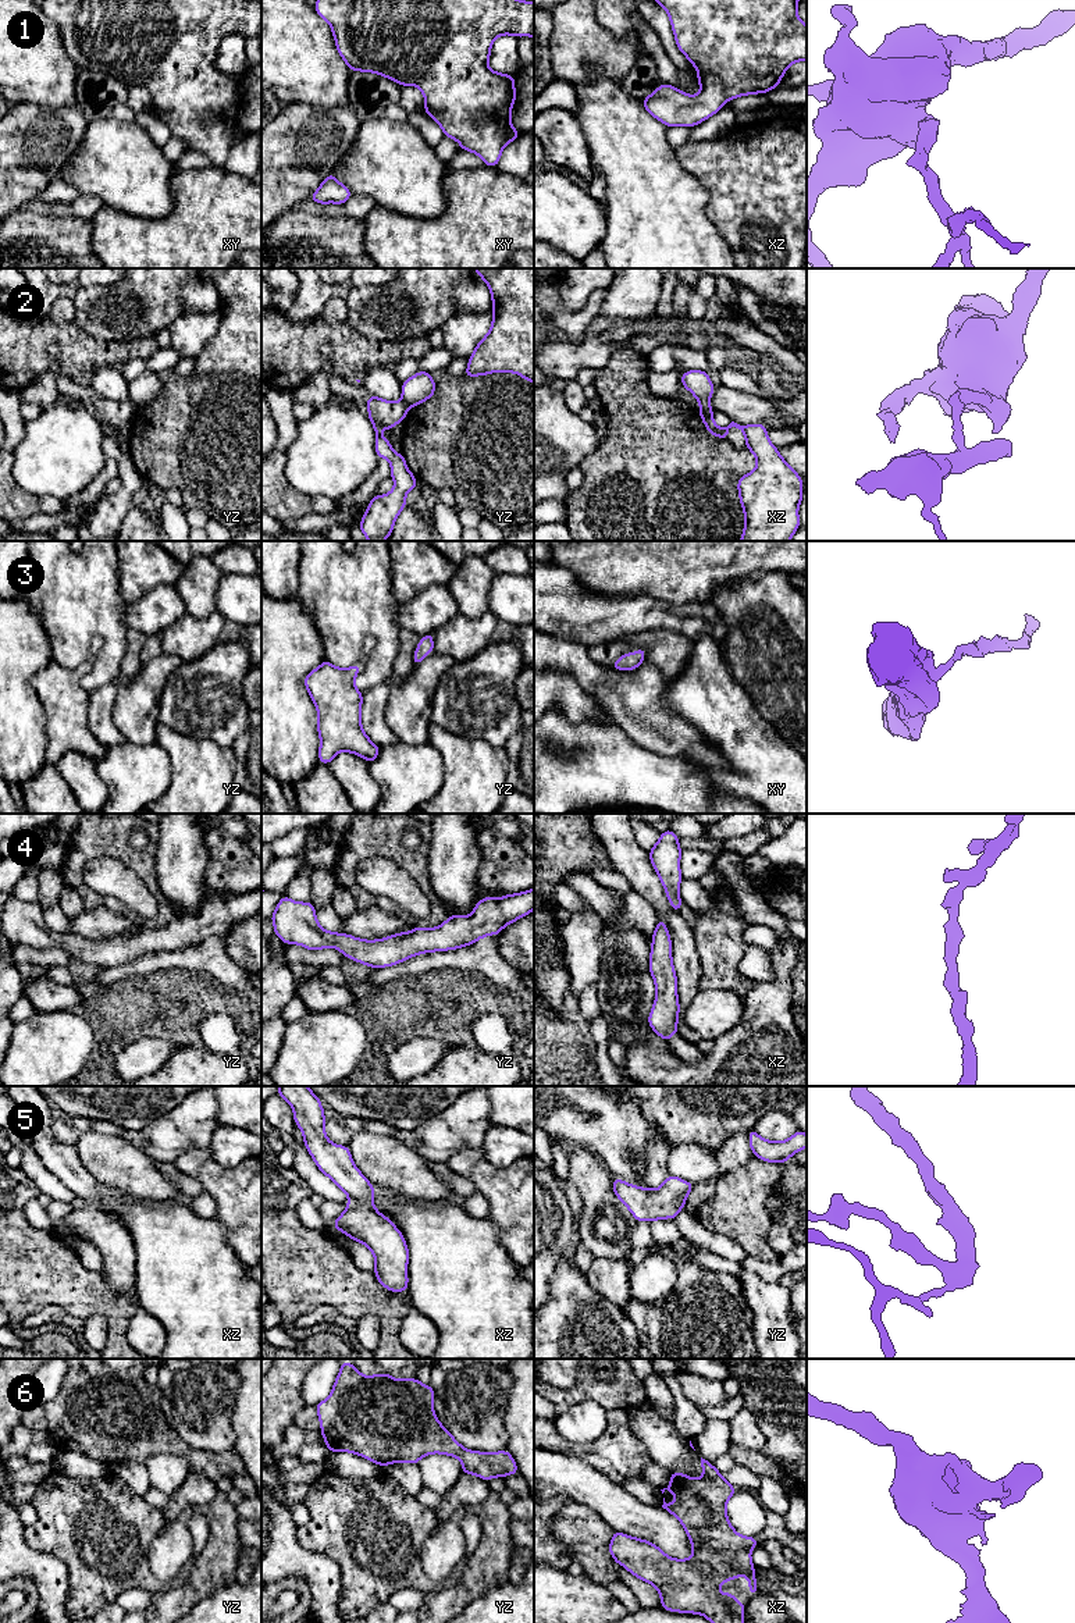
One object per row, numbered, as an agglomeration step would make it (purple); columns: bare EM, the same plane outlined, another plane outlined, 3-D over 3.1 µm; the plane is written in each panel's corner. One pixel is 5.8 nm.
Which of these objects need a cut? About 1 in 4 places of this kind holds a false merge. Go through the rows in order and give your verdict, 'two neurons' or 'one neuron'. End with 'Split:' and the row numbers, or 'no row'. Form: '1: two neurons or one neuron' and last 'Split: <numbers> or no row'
1: one neuron
2: two neurons
3: one neuron
4: one neuron
5: one neuron
6: one neuron
Split: 2

